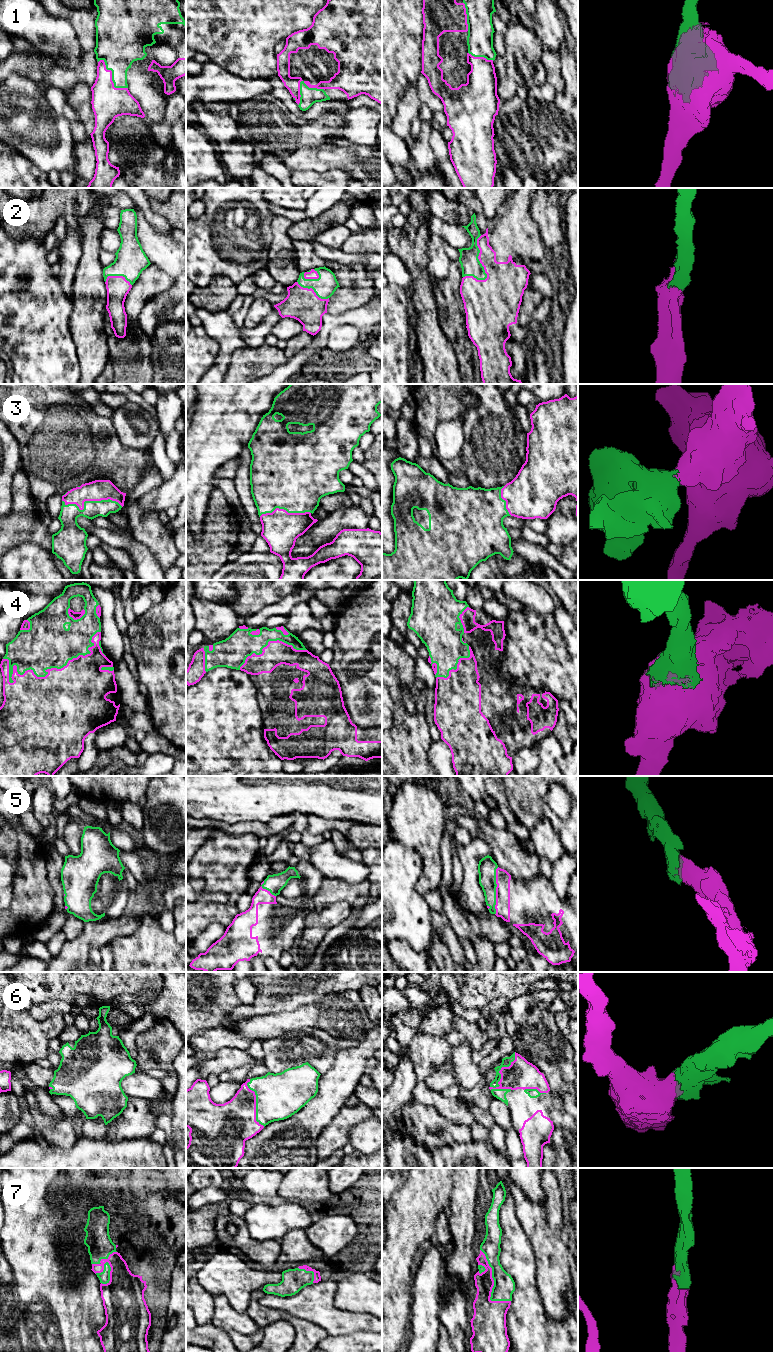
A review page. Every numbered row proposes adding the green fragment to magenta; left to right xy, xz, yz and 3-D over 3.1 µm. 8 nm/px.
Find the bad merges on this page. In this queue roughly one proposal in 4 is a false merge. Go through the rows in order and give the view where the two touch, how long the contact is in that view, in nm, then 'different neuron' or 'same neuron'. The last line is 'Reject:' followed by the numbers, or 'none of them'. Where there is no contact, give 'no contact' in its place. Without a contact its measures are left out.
1: meets magenta in xy; contact 320 nm long; same neuron
2: meets magenta in yz; contact 380 nm long; same neuron
3: meets magenta in xy; contact 500 nm long; same neuron
4: meets magenta in xy; contact 850 nm long; same neuron
5: meets magenta in yz; contact 380 nm long; same neuron
6: meets magenta in yz; contact 360 nm long; same neuron
7: meets magenta in yz; contact 480 nm long; same neuron
Reject: none of them

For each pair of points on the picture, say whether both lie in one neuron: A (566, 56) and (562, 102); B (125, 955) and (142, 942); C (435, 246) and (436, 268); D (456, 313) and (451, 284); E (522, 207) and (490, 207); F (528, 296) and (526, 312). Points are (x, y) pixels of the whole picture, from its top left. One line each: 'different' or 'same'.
A: same
B: same
C: same
D: same
E: different
F: same

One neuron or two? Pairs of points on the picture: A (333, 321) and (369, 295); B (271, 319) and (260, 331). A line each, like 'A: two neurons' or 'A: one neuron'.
A: two neurons
B: one neuron

